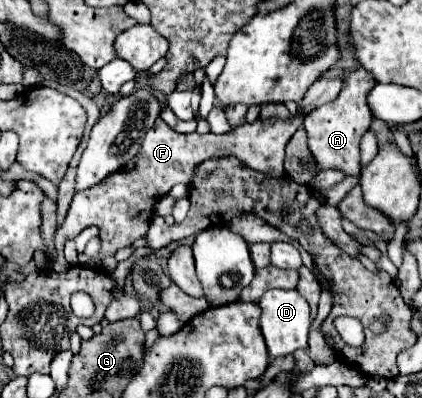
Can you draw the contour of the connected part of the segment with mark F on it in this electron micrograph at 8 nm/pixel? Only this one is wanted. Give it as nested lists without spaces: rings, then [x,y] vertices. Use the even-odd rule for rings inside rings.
[[[299,109],[295,117],[257,119],[255,123],[243,123],[225,135],[213,135],[213,133],[181,135],[181,133],[175,133],[163,119],[157,119],[155,125],[145,135],[139,153],[135,155],[133,161],[129,161],[129,165],[125,165],[125,169],[107,177],[101,185],[89,191],[75,193],[69,213],[53,237],[53,247],[55,247],[55,257],[51,265],[53,271],[62,272],[70,267],[63,255],[65,241],[75,239],[87,227],[97,227],[99,239],[101,239],[101,251],[97,257],[91,259],[91,257],[81,255],[81,265],[87,265],[87,267],[99,267],[105,257],[115,255],[121,247],[131,245],[139,237],[145,237],[149,229],[149,221],[155,215],[157,201],[165,197],[173,185],[177,183],[189,185],[197,165],[201,165],[203,161],[211,157],[231,155],[247,163],[255,171],[269,173],[273,177],[283,177],[285,175],[283,171],[285,145],[289,137],[303,125],[303,119],[305,115]]]

